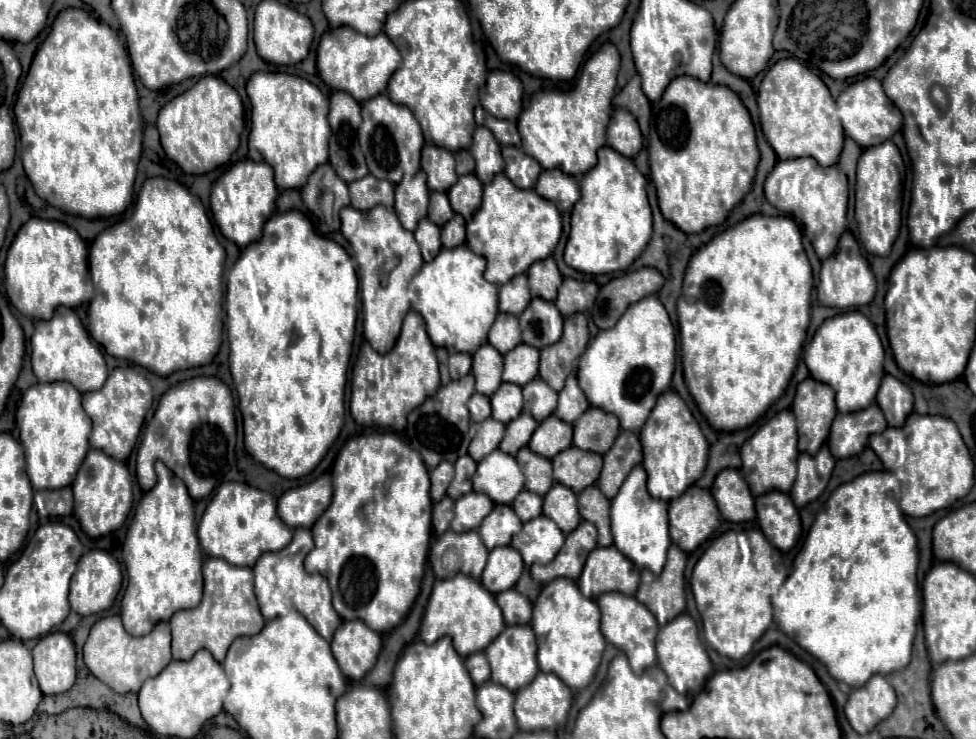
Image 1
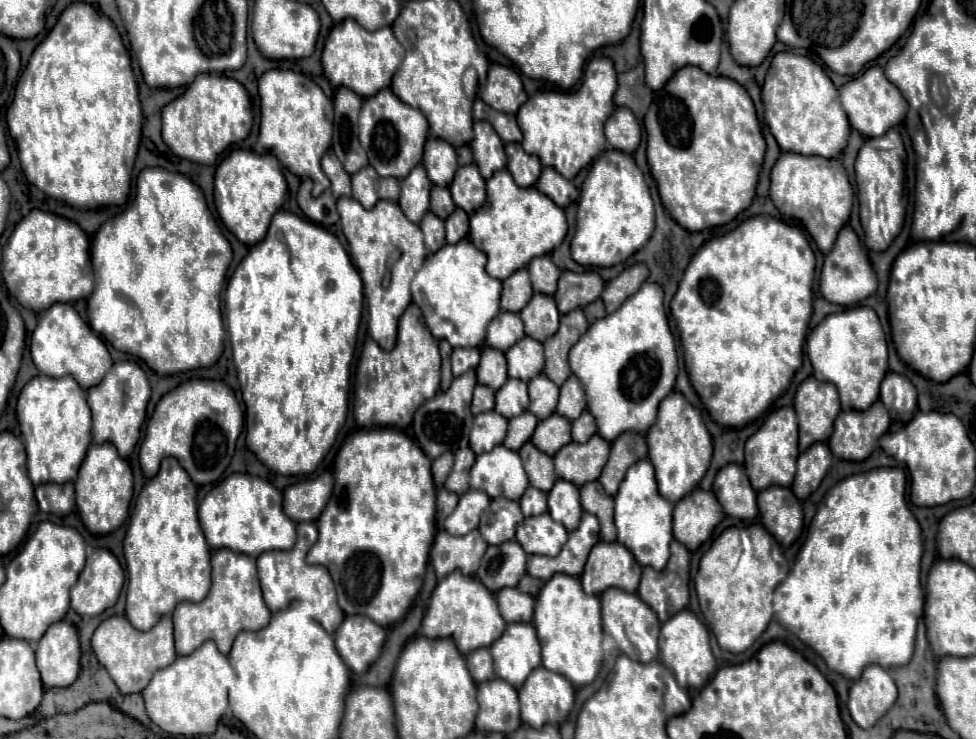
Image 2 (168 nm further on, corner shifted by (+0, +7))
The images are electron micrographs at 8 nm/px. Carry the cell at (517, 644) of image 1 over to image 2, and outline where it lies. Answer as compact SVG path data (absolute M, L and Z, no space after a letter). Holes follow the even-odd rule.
M510 623L490 651L496 677L512 683L516 689L540 665L540 643L532 623Z

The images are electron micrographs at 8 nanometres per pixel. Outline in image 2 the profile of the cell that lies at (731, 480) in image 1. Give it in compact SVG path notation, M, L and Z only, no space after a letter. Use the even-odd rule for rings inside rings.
M730 463L730 465L722 467L716 473L712 491L716 493L720 505L724 507L724 511L730 517L754 519L758 515L756 491L748 483L748 477L746 477L742 465Z

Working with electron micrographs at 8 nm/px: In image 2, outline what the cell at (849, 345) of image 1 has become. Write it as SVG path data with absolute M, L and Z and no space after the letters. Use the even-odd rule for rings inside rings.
M850 307L842 313L824 317L824 321L810 331L806 339L806 353L812 361L814 377L836 385L844 411L864 411L878 399L880 381L888 371L888 351L884 331L874 309Z

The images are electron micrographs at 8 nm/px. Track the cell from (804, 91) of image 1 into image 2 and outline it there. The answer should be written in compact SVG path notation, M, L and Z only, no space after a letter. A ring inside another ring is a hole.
M798 53L774 55L762 87L762 103L766 125L782 151L838 157L848 143L850 123L842 105L836 101L838 91L818 63Z

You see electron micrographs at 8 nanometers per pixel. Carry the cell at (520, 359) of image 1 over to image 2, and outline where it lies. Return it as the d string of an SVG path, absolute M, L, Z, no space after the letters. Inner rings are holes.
M524 337L506 351L506 359L508 359L510 377L530 381L536 375L540 375L544 369L542 343L532 337Z

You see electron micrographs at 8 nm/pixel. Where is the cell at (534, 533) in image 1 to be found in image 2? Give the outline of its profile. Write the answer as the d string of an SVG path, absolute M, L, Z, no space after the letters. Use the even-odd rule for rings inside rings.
M548 513L528 517L516 529L516 541L524 547L528 555L558 555L564 547L568 533L564 525L556 523Z

